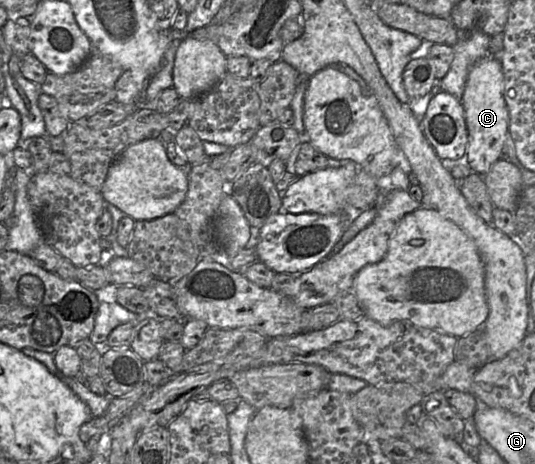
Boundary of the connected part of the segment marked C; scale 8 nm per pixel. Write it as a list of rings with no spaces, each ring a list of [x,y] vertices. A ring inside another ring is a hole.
[[[490,56],[477,61],[470,69],[461,98],[468,130],[465,162],[473,173],[485,175],[501,158],[509,131],[509,112],[503,95],[504,76],[501,62]]]

